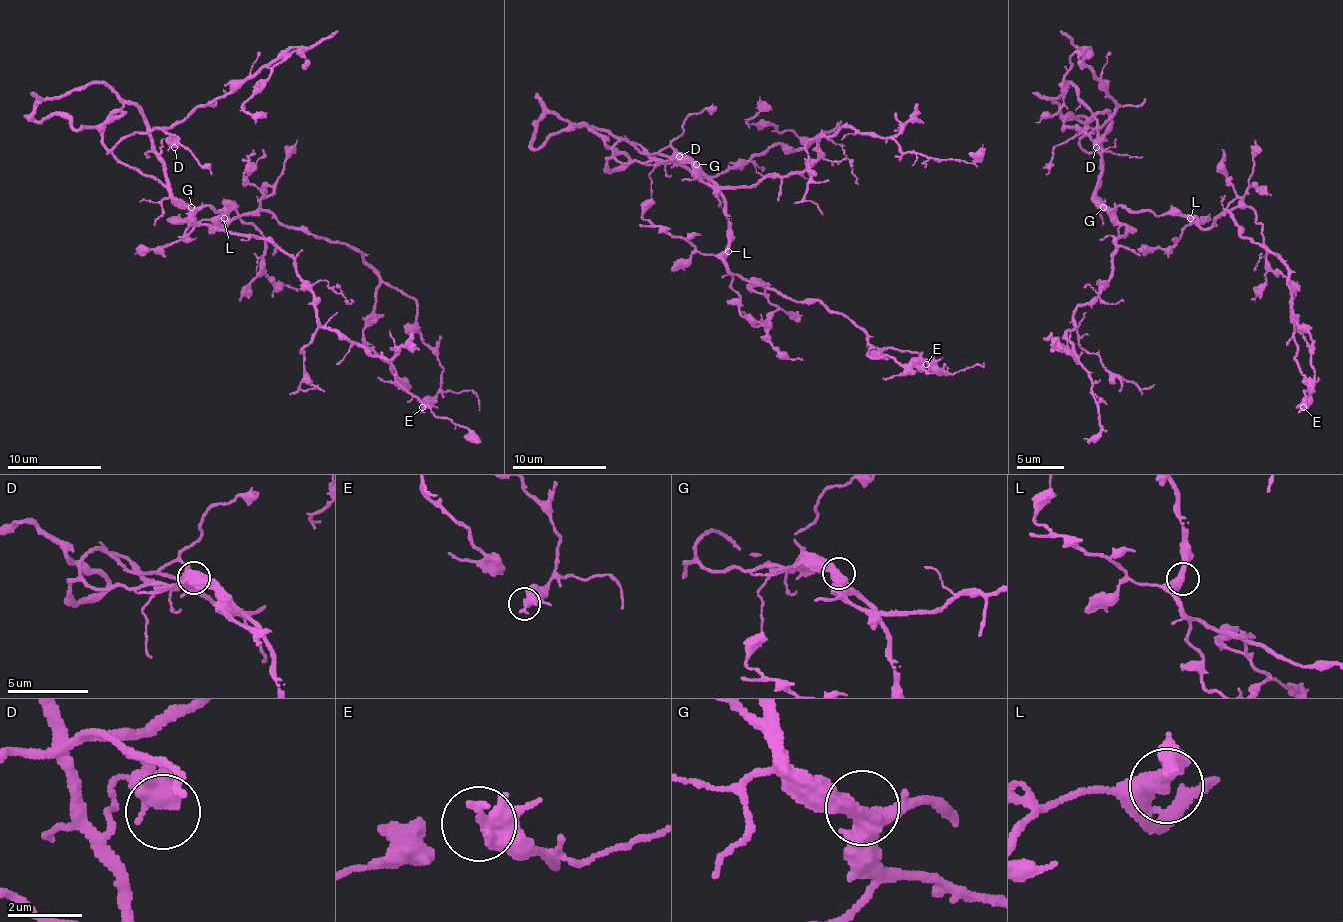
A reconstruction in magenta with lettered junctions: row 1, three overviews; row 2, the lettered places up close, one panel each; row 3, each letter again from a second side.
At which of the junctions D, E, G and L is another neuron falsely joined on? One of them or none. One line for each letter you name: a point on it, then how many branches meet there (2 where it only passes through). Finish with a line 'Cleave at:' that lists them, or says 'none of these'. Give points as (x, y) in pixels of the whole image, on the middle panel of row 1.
Cleave at: none of these

